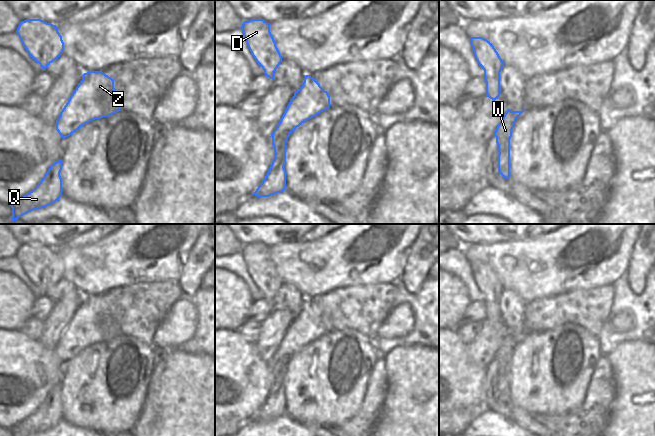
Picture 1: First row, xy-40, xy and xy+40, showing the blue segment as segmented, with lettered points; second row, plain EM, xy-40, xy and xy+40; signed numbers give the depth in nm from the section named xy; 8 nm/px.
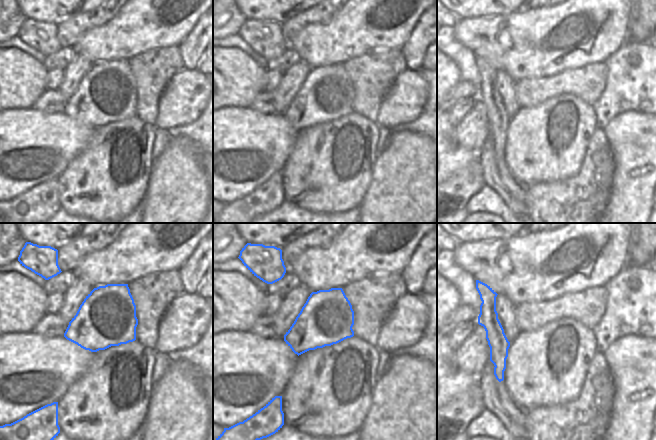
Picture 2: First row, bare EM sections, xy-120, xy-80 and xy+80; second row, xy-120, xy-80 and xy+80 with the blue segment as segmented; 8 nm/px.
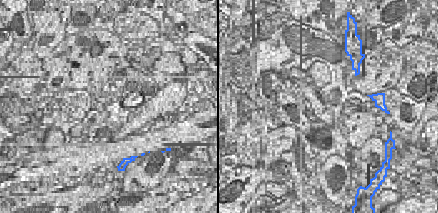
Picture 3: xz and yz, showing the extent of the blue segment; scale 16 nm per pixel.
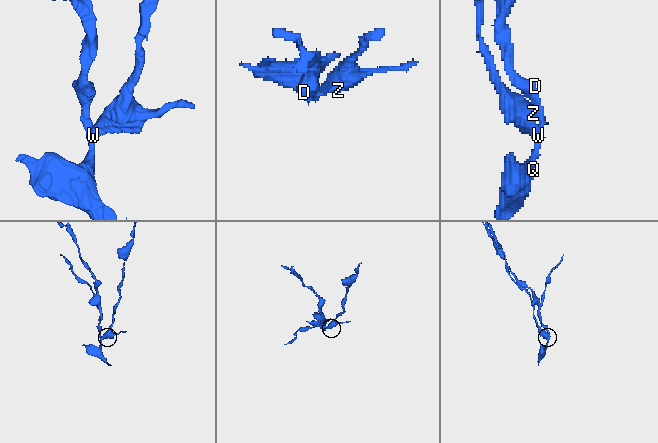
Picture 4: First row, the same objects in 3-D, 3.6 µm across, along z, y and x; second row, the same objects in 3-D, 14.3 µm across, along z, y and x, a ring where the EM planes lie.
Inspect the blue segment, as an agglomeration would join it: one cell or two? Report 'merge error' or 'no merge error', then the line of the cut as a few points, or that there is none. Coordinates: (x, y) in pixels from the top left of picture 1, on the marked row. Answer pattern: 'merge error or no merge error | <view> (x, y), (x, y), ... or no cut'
merge error | xy (276, 127), (275, 133), (280, 135), (285, 141)

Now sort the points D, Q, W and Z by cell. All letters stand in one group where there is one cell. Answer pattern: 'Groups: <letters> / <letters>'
Groups: D Q W / Z

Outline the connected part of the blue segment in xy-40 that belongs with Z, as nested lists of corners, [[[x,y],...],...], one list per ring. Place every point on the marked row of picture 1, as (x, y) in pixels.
[[[102,71],[84,73],[56,120],[56,130],[65,139],[83,125],[121,111],[114,80]]]

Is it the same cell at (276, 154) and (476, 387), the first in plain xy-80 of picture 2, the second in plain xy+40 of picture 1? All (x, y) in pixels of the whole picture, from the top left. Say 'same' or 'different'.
same

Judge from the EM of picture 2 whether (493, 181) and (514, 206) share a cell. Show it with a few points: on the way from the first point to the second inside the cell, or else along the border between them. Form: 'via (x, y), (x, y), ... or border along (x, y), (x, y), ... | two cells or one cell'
via (499, 187), (509, 200) | one cell

